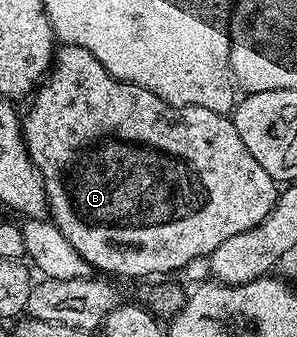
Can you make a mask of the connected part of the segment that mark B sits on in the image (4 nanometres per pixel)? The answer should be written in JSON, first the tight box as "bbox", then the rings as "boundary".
{"bbox":[21,45,280,279],"boundary":[[[63,45],[56,50],[51,70],[47,78],[39,84],[31,101],[27,116],[24,114],[21,119],[23,140],[31,163],[39,170],[45,185],[49,218],[57,225],[57,229],[61,229],[69,245],[73,245],[73,249],[77,249],[77,253],[85,257],[88,265],[104,276],[128,275],[131,279],[139,279],[142,275],[170,276],[167,275],[170,271],[179,271],[186,263],[191,263],[202,255],[203,258],[209,257],[213,249],[221,245],[221,241],[229,241],[229,237],[237,237],[237,233],[245,233],[253,229],[253,225],[261,225],[261,221],[269,217],[276,201],[279,200],[280,188],[277,186],[276,179],[269,177],[269,173],[265,173],[265,169],[257,165],[253,153],[245,149],[245,141],[241,141],[241,133],[237,133],[234,122],[228,116],[213,113],[213,109],[169,105],[161,101],[157,93],[149,93],[149,89],[141,89],[141,85],[133,85],[113,78],[101,65],[101,61],[93,57],[93,53],[77,45]]]}

